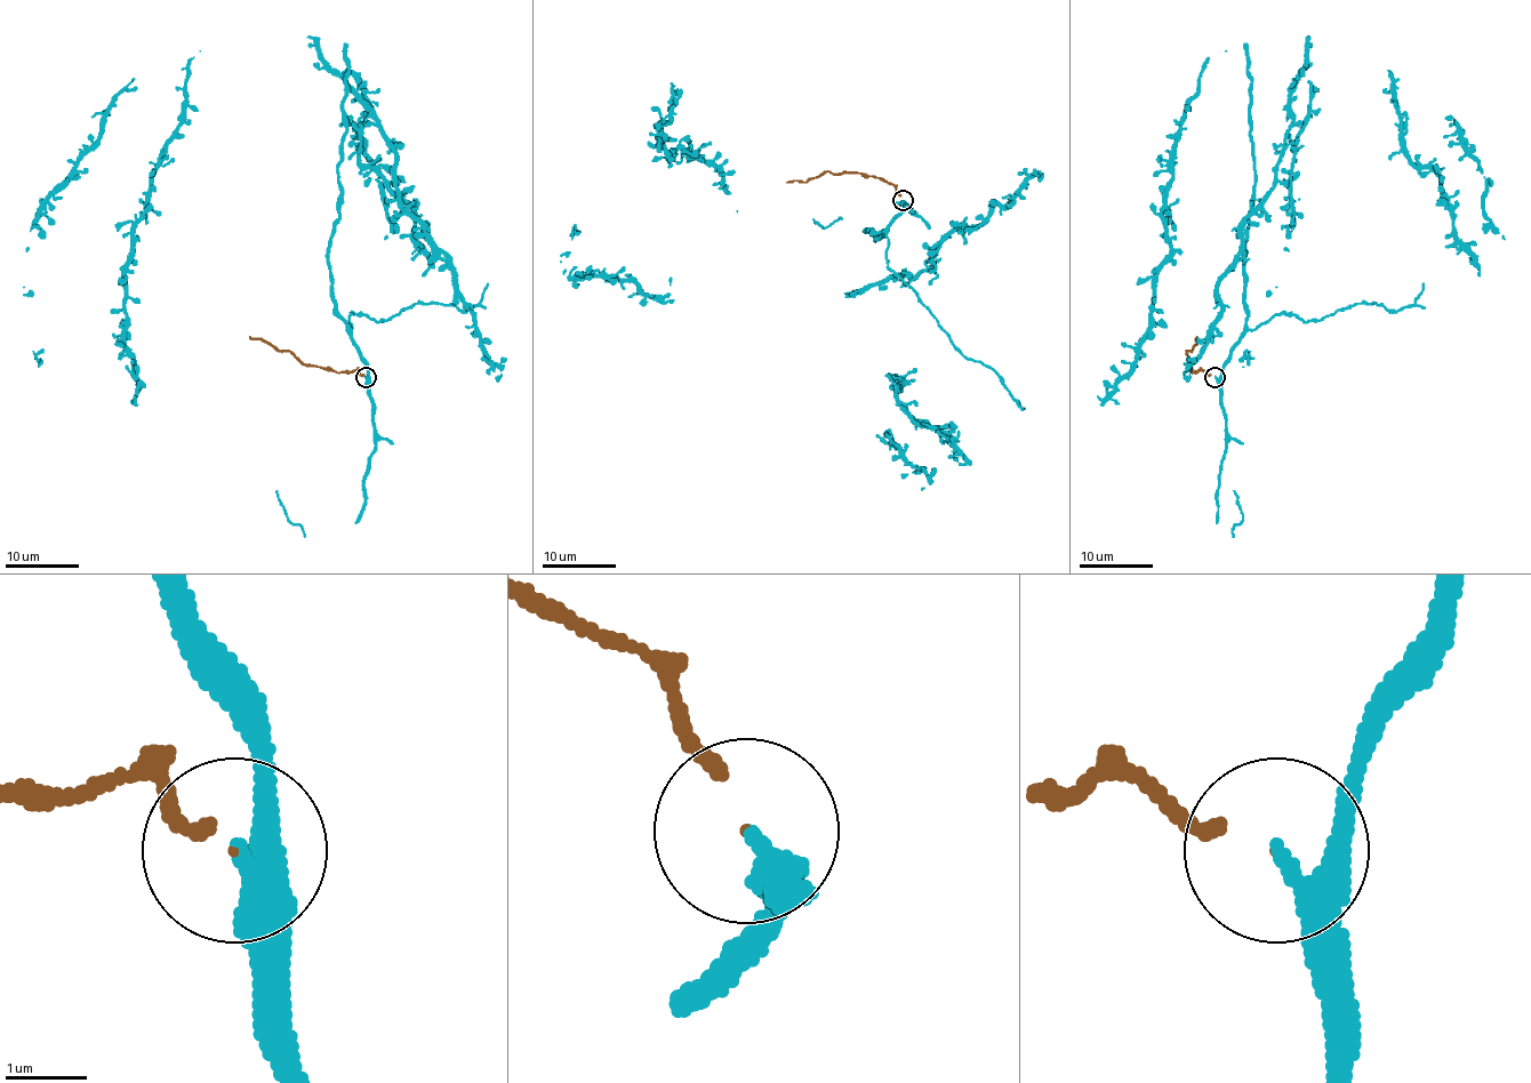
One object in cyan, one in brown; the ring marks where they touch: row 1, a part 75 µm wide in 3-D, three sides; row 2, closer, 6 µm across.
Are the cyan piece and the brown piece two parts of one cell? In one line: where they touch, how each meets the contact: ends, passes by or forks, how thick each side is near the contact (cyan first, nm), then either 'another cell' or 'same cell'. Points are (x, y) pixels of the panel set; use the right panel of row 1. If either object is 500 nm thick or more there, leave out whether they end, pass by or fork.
place (1215, 377); cyan passes by; brown ends; calibres 240 and 80 nm; same cell

